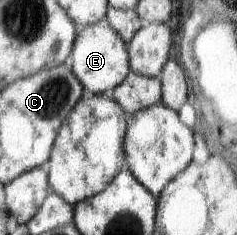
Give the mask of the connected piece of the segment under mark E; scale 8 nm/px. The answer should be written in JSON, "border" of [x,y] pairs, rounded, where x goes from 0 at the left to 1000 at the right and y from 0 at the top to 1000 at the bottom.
{"border":[[[447,72],[414,98],[367,106],[321,145],[291,247],[308,319],[346,357],[354,383],[392,400],[460,400],[532,336],[553,302],[536,187],[464,115]]]}

